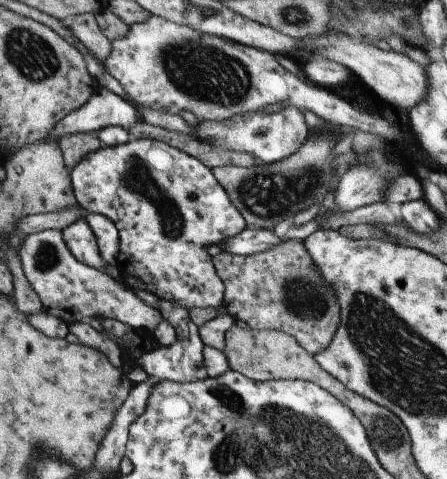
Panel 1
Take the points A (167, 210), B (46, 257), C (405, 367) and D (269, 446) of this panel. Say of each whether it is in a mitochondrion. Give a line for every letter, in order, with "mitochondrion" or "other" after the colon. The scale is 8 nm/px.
A: mitochondrion
B: mitochondrion
C: mitochondrion
D: mitochondrion

